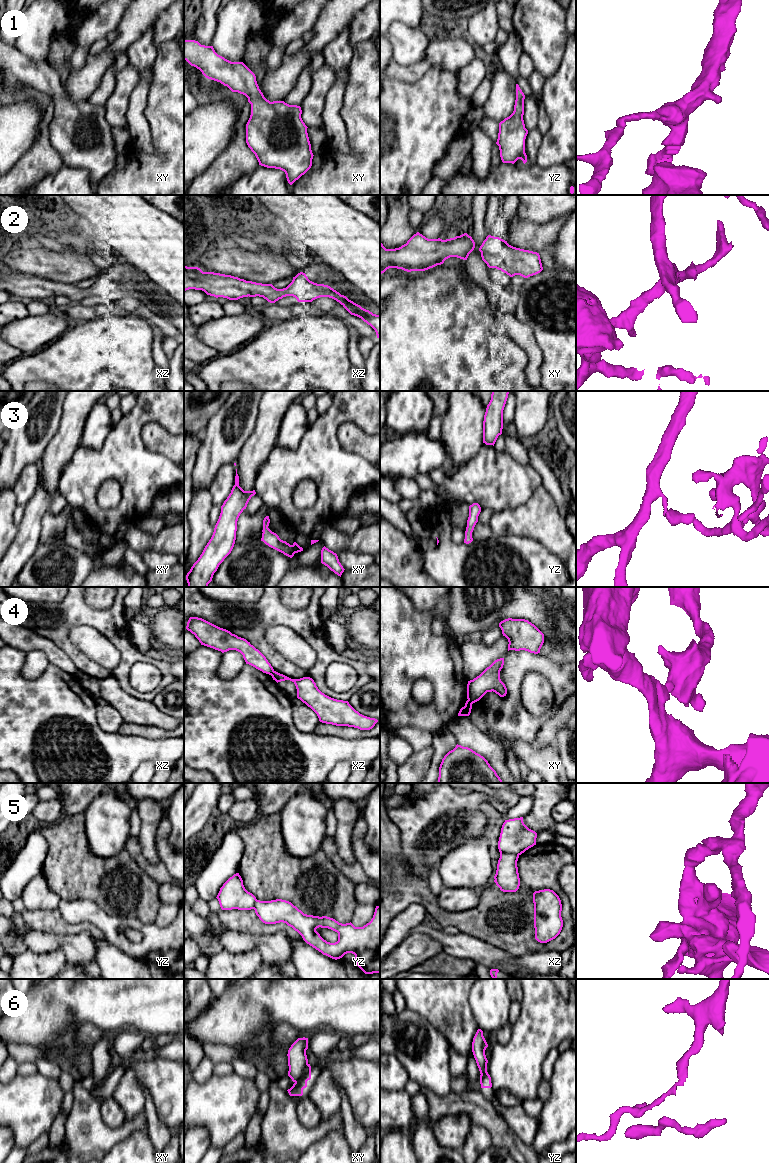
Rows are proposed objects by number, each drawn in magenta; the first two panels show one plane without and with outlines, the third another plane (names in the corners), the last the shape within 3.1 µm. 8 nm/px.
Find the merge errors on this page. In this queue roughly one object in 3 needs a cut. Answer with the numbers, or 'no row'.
4, 5, 6

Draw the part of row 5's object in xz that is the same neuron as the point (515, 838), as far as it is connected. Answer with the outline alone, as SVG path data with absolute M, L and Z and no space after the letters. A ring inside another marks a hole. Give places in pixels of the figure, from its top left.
M523 817L505 820L498 841L500 853L521 855L536 845L537 833L529 829Z

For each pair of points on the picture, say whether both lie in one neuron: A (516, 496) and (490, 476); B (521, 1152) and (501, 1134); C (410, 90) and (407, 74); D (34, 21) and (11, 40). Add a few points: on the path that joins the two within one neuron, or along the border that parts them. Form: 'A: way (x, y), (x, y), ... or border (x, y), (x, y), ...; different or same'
A: way (510, 490), (503, 483), (496, 481); same
B: way (516, 1147), (506, 1138); same
C: border (428, 69), (414, 82), (401, 82), (390, 78); different
D: border (16, 40), (17, 45); different

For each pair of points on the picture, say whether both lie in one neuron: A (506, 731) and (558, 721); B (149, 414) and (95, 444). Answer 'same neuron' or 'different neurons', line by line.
A: different neurons
B: different neurons

